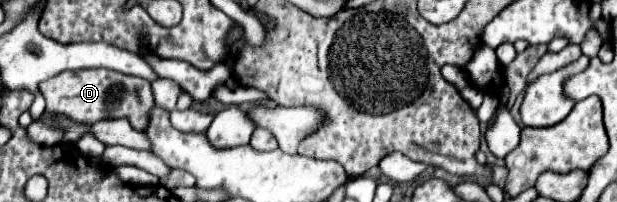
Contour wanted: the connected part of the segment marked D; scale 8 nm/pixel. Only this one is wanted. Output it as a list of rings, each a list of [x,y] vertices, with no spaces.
[[[107,68],[61,72],[59,76],[41,82],[39,90],[47,102],[45,112],[49,116],[67,116],[77,124],[95,124],[105,118],[127,118],[135,130],[143,132],[147,128],[151,108],[155,106],[151,82]]]

